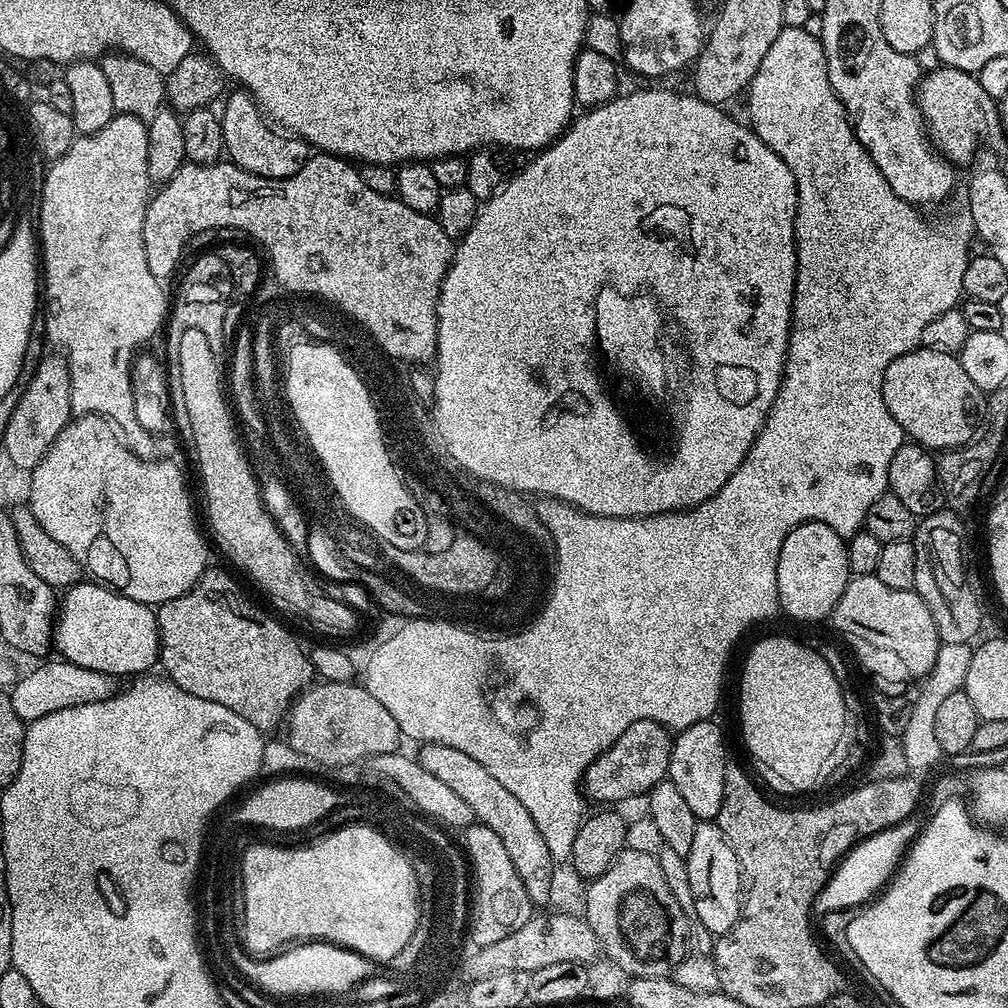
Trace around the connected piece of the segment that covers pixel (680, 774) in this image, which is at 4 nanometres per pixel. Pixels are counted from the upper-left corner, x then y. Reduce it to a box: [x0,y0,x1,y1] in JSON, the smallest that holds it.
[667,719,730,822]

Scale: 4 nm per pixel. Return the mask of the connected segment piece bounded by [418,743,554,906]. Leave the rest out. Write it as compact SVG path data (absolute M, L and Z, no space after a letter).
M438 743L424 744L421 749L418 752L420 764L426 766L426 770L430 770L430 774L440 779L449 790L454 790L454 794L460 795L479 823L498 834L498 839L502 841L502 847L510 857L518 878L522 878L522 886L526 886L526 894L533 905L547 905L554 861L526 806L522 806L522 802L518 802L518 798L514 798L514 794L510 794L510 790L506 790L506 786L502 786L502 782L498 782L498 778L494 778L490 770L486 770L486 766L481 766L475 758L470 758L470 754L462 754L462 750L454 750L454 746L442 746Z

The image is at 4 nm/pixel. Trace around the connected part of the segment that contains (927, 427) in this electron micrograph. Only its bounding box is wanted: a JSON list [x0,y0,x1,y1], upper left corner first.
[882,347,986,450]

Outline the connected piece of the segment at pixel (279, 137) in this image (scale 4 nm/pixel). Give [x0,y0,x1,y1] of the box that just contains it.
[219,90,309,180]

